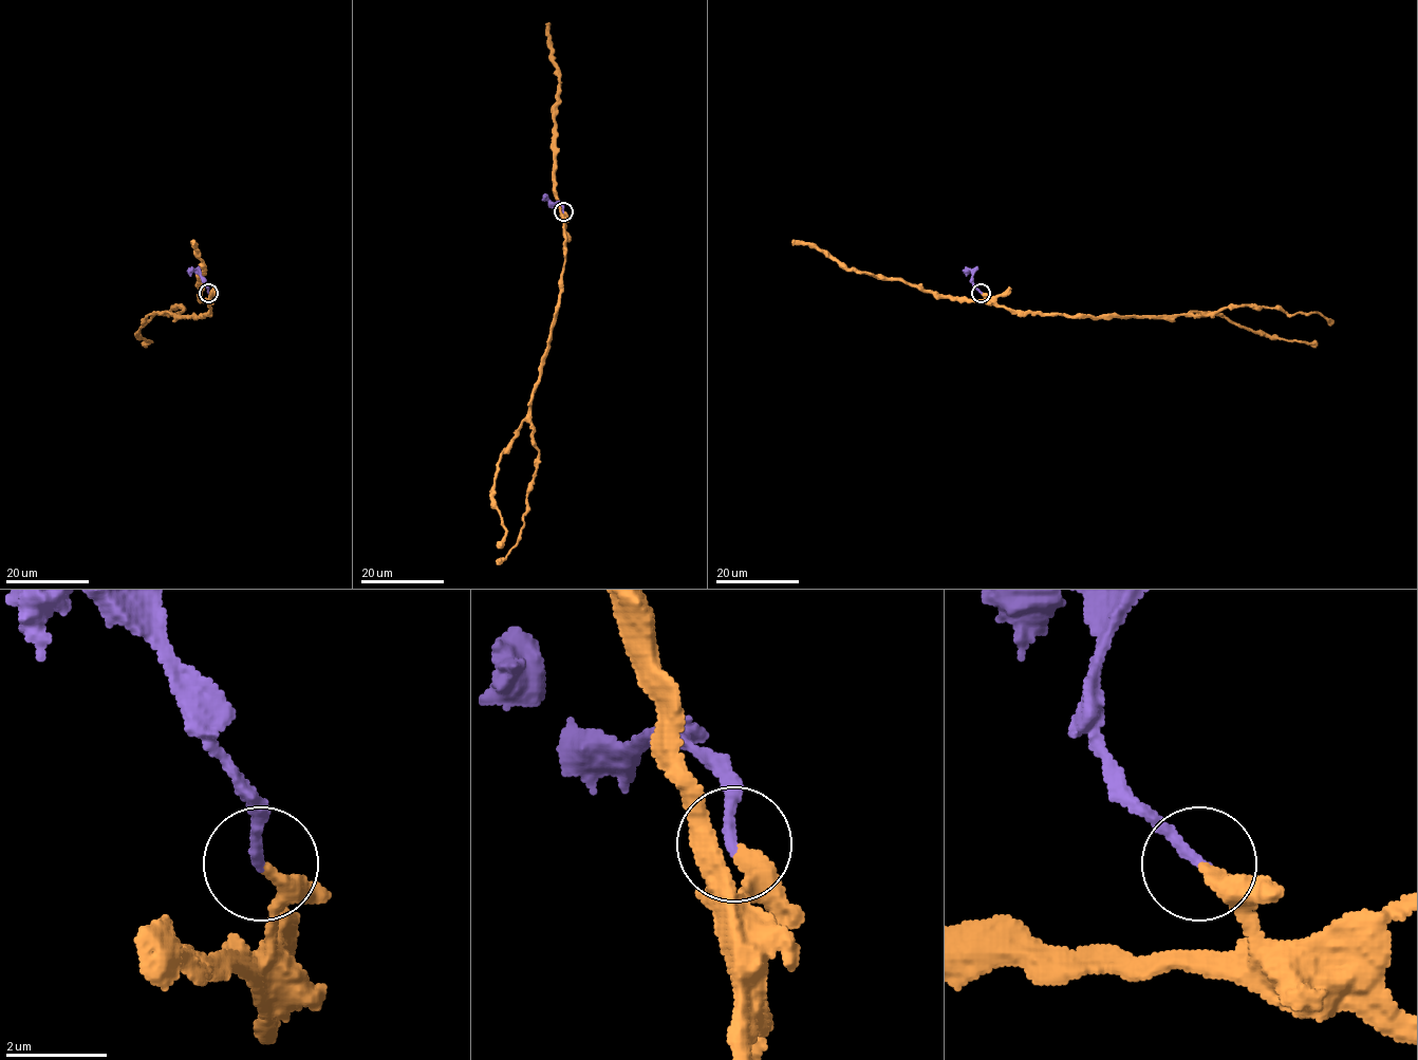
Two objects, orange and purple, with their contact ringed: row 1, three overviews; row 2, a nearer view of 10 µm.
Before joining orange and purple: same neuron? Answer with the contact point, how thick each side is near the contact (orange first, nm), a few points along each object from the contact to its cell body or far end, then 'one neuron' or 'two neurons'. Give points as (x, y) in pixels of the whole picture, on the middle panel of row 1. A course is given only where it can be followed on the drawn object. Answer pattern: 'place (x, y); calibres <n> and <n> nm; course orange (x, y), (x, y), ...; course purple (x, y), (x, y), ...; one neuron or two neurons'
place (563, 211); calibres 320 and 220 nm; course orange (563, 211), (560, 297), (530, 403), (538, 467), (519, 541), (496, 563); course purple (563, 211), (559, 203), (552, 203), (545, 197); one neuron

